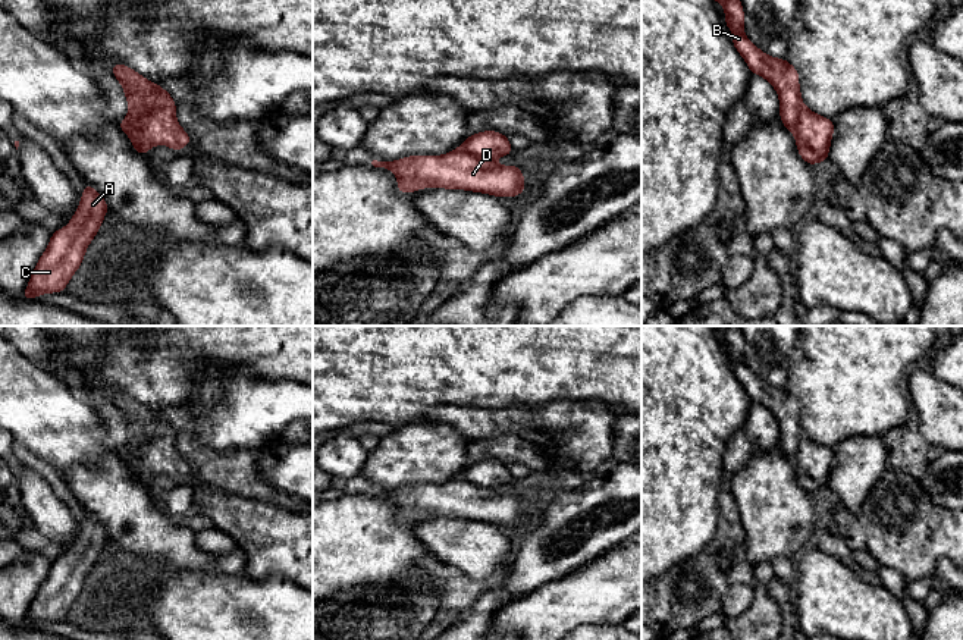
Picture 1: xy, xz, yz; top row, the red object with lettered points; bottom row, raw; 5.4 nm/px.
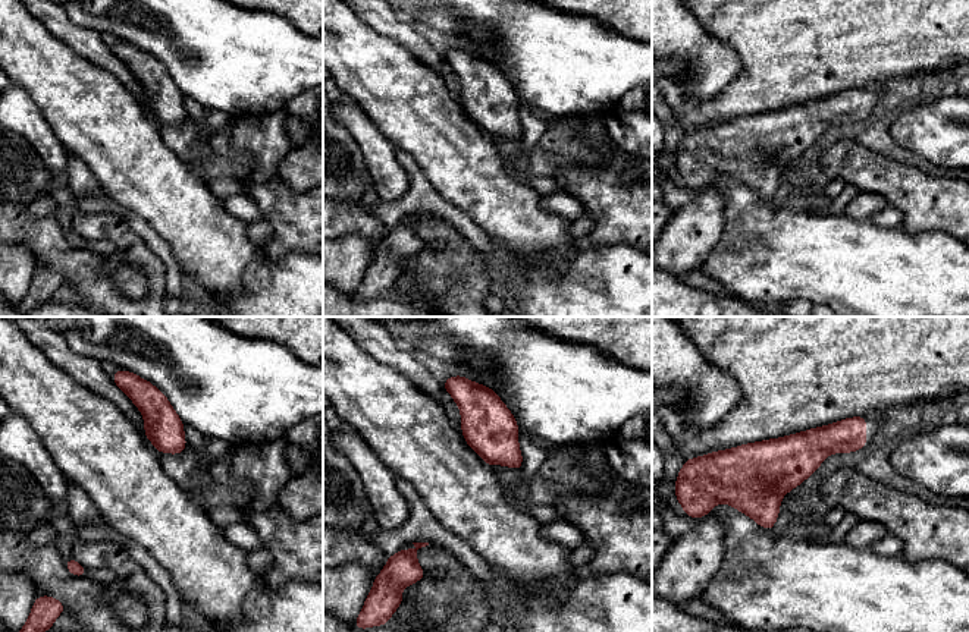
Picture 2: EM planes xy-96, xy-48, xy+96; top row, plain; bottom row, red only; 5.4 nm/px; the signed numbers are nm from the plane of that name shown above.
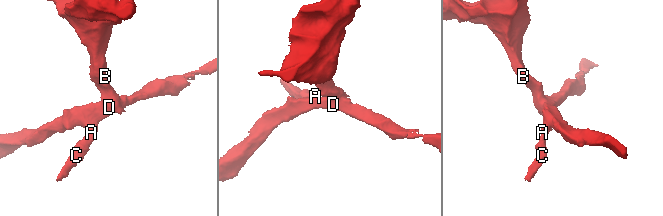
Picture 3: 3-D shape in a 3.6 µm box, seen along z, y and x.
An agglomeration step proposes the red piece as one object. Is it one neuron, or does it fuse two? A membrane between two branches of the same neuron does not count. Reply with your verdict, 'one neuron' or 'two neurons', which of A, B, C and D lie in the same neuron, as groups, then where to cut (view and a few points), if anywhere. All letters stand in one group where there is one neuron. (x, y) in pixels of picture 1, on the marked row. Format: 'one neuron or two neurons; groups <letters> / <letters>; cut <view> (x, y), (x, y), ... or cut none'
two neurons; groups A C D / B; cut xy (124, 121), (132, 126), (135, 137), (150, 147)

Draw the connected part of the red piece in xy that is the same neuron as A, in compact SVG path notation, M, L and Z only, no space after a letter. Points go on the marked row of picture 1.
M85 182L76 213L66 228L53 232L21 298L35 299L37 295L65 291L107 211L106 200Z

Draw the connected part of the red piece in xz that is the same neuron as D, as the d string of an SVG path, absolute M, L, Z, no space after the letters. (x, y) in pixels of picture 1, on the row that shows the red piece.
M458 148L445 156L410 156L396 161L373 160L371 164L396 175L399 194L446 188L514 198L526 188L517 164L496 166L492 159L480 159Z

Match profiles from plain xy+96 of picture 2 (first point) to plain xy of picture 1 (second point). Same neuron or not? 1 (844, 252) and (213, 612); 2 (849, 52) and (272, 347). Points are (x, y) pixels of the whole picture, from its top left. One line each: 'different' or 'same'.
1: same
2: same

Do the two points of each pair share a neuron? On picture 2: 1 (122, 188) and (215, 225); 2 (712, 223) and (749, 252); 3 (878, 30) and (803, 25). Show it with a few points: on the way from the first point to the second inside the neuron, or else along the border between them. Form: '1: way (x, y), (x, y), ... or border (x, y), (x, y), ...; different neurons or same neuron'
1: way (146, 188), (160, 188), (191, 219); same neuron
2: border (726, 204), (723, 236), (705, 261); different neurons
3: way (859, 25), (822, 25); same neuron

